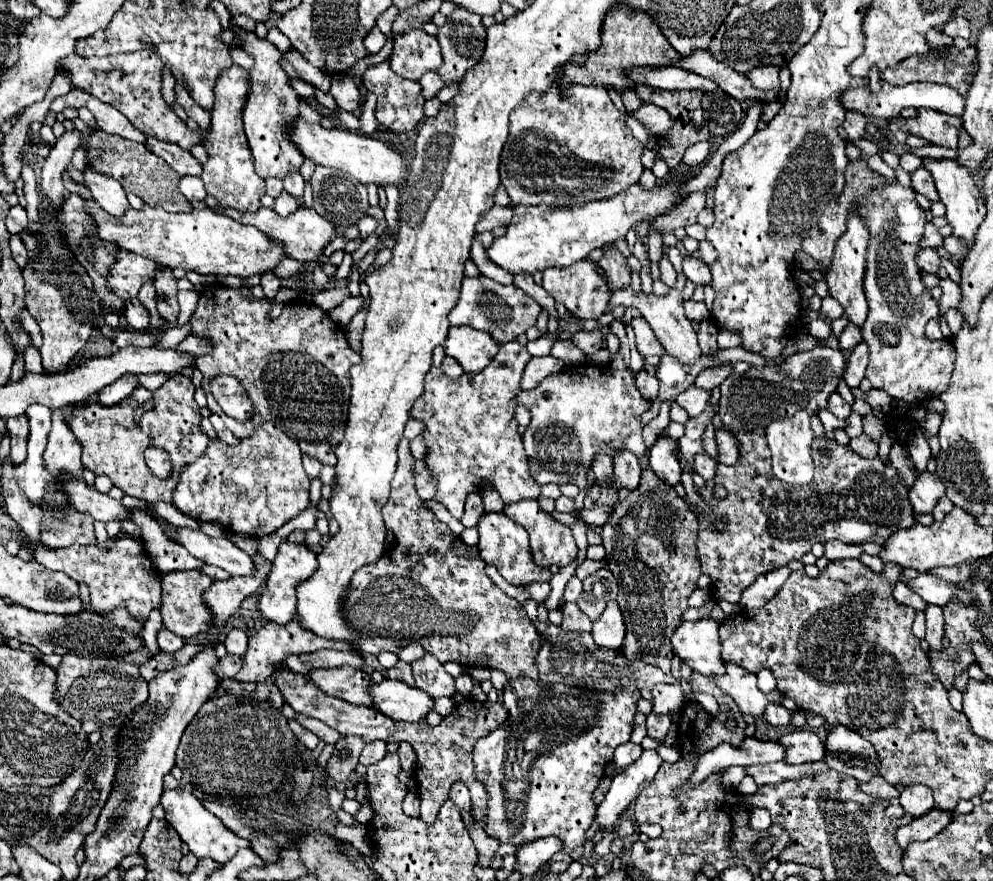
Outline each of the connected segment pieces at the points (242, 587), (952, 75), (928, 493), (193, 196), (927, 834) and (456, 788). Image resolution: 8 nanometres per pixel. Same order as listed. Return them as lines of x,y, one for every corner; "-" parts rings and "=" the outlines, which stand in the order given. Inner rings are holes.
259,552
252,558
257,565
255,575
251,577
231,577
227,581
213,581
211,587
203,593
203,601
211,611
211,629
213,637
227,625
227,621
239,611
241,603
257,593
257,589
267,579
272,563
=
951,45
951,47
943,47
943,49
933,49
927,55
911,55
905,61
899,61
893,67
887,67
881,73
881,77
889,85
907,85
907,83
915,83
915,81
941,83
941,85
949,85
955,91
959,91
961,95
965,95
967,89
969,89
969,75
971,75
975,59
977,59
977,53
975,53
973,47
957,49
957,47
=
921,473
915,481
915,485
909,491
909,501
913,507
915,519
923,513
931,513
935,503
943,497
943,483
935,473
=
181,177
179,189
189,201
203,201
207,197
207,191
203,187
201,177
=
933,809
931,813
927,813
927,817
919,817
913,819
913,823
903,825
897,829
895,837
901,849
905,849
909,843
913,841
927,841
931,837
935,837
939,831
943,831
947,825
951,823
951,815
947,813
939,813
937,809
=
455,783
451,787
451,793
449,793
449,799
459,807
459,811
471,811
471,799
469,799
469,791
463,783

